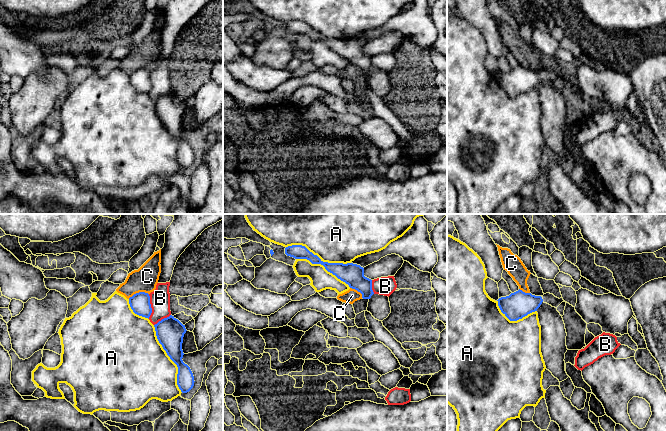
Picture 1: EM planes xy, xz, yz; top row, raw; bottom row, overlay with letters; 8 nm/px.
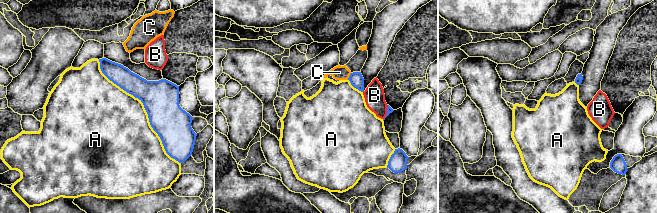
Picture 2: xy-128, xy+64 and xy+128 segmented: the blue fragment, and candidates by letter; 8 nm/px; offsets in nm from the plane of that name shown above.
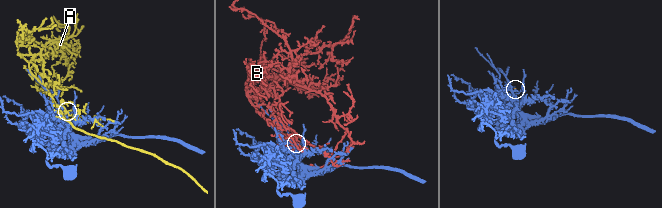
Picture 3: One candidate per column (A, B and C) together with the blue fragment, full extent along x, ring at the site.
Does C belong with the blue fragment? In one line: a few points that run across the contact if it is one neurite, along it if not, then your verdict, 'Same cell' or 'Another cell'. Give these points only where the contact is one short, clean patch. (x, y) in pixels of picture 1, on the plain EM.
Line: xy (148, 69), (136, 68), (128, 74). Another cell

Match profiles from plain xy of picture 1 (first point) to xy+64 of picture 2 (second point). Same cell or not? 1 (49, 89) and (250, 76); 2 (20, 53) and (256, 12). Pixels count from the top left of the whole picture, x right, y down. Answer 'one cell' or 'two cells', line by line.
1: two cells
2: two cells

